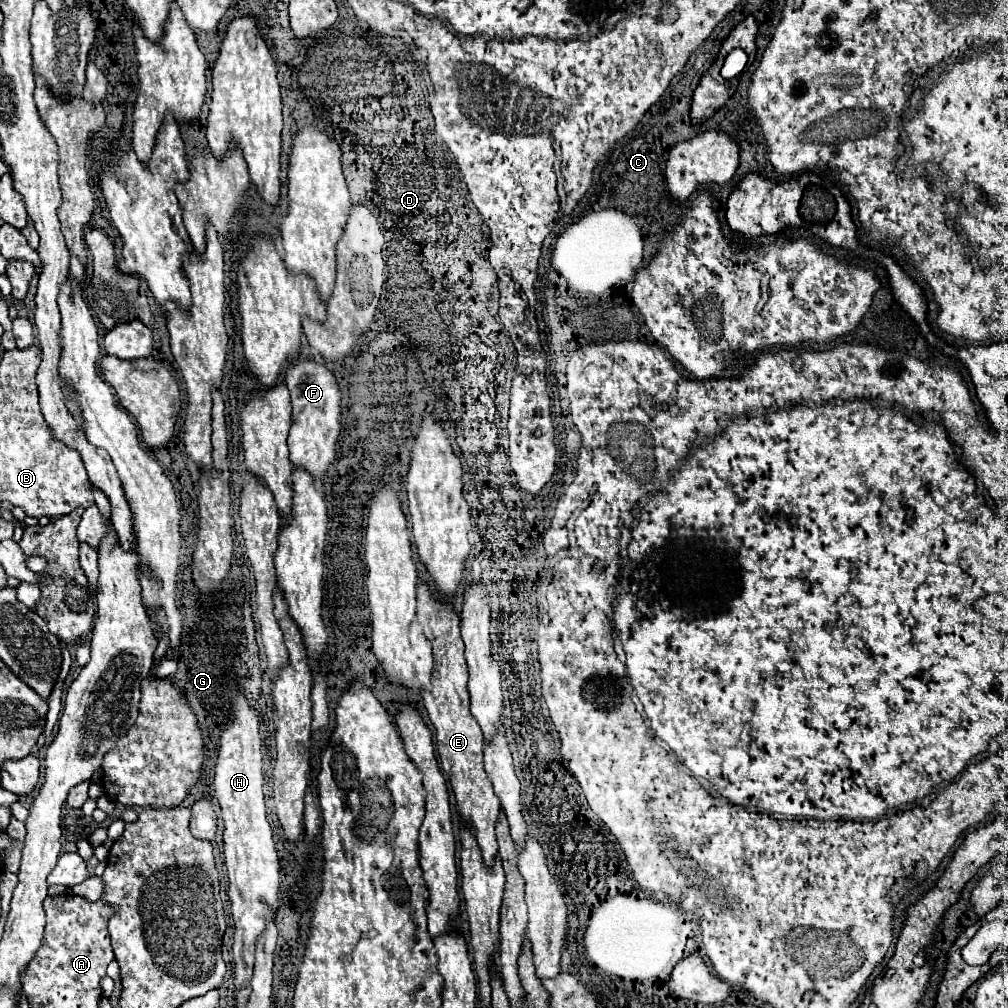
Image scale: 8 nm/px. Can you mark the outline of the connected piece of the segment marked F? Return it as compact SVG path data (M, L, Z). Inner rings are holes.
M300 357L294 367L286 371L286 385L292 401L292 427L288 435L292 467L310 471L314 481L322 483L336 459L336 443L340 435L340 391L336 379L326 365Z

